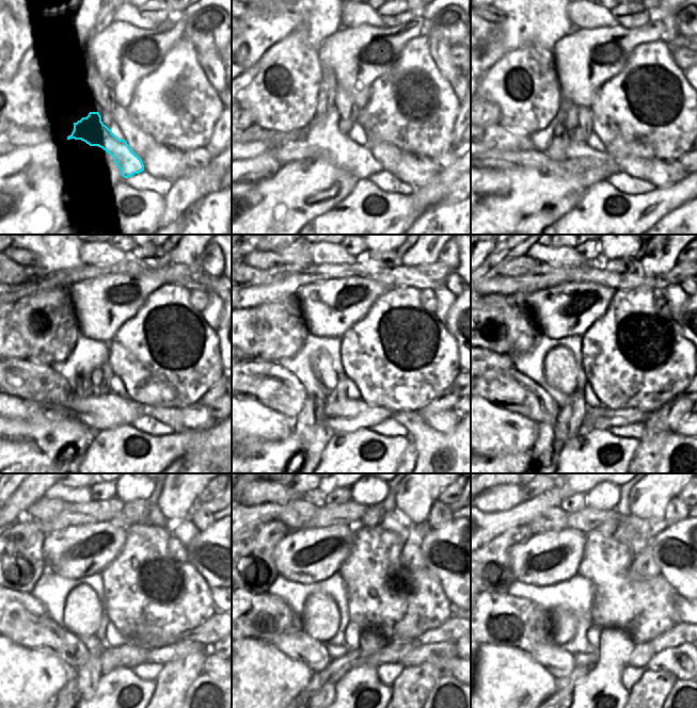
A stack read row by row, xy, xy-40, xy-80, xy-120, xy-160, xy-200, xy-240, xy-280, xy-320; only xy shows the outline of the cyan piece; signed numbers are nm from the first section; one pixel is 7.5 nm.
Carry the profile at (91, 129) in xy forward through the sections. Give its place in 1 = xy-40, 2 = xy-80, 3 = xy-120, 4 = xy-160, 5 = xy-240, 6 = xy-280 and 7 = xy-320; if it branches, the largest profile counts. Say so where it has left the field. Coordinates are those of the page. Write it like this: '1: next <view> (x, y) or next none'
1: next xy-40 (323, 140)
2: next xy-80 (565, 156)
3: next xy-120 (99, 413)
4: next xy-160 (354, 414)
5: next xy-240 (164, 655)
6: next xy-280 (440, 653)
7: next xy-320 (683, 661)

